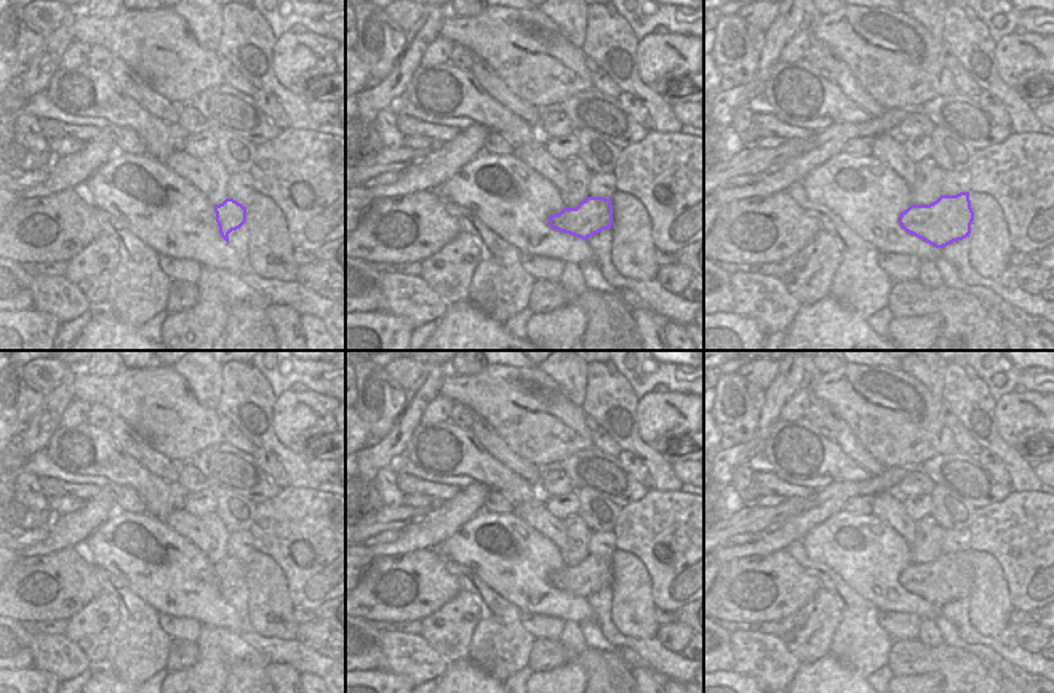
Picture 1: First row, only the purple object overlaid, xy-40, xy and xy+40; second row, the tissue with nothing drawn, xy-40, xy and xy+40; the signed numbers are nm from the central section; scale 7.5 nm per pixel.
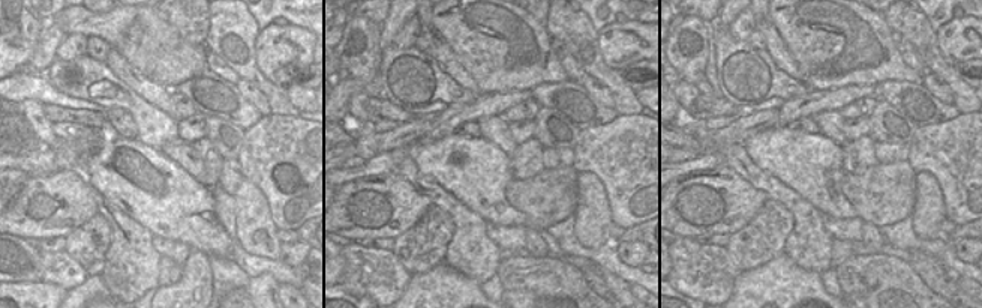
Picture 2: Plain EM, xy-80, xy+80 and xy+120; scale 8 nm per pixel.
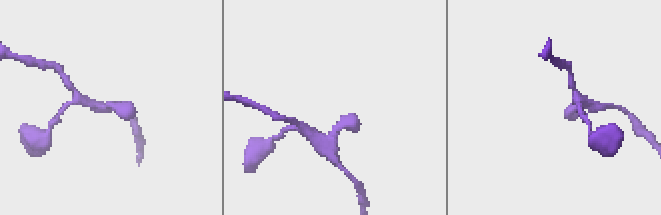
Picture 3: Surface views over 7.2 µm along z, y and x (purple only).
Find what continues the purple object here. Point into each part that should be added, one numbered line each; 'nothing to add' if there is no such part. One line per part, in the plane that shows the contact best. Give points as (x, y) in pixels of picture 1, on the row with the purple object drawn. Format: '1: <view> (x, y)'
nothing to add

